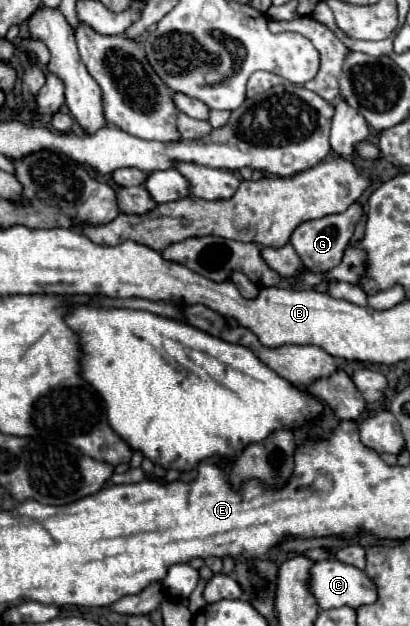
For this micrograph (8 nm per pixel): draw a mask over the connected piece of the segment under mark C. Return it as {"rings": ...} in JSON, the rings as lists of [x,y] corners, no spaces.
{"rings":[[[331,558],[331,560],[319,560],[319,562],[315,562],[311,566],[311,570],[309,570],[309,590],[311,590],[311,594],[317,600],[317,604],[323,610],[337,608],[337,606],[359,608],[363,604],[373,604],[373,600],[377,600],[377,588],[371,582],[371,578],[365,576],[363,570],[353,568],[349,564],[341,564],[335,558]]]}

